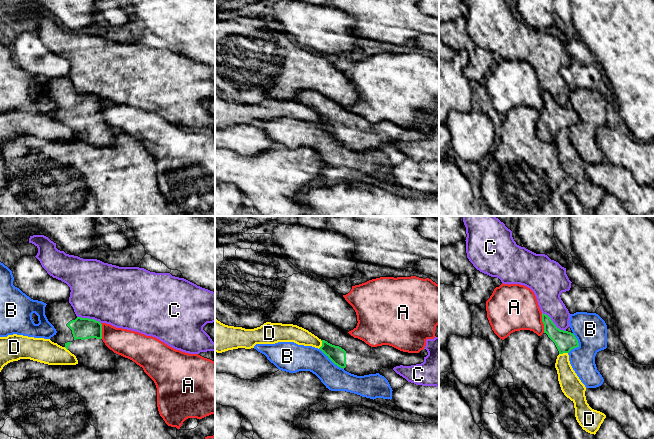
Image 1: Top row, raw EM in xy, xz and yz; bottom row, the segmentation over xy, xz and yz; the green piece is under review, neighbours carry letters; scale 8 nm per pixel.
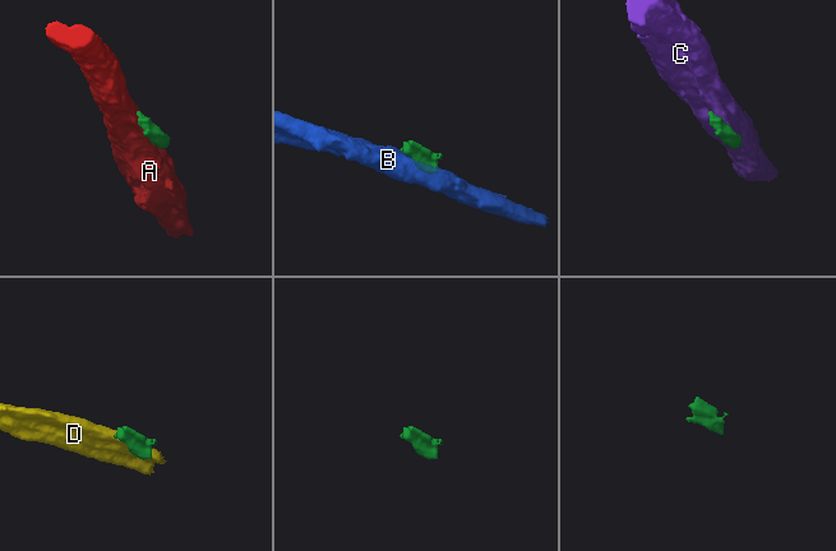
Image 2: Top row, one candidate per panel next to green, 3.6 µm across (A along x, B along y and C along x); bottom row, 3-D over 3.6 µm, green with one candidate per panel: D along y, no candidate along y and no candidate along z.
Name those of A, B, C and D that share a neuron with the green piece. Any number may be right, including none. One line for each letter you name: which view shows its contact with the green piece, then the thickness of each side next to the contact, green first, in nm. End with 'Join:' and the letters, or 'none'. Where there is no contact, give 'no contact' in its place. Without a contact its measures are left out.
Join: none

